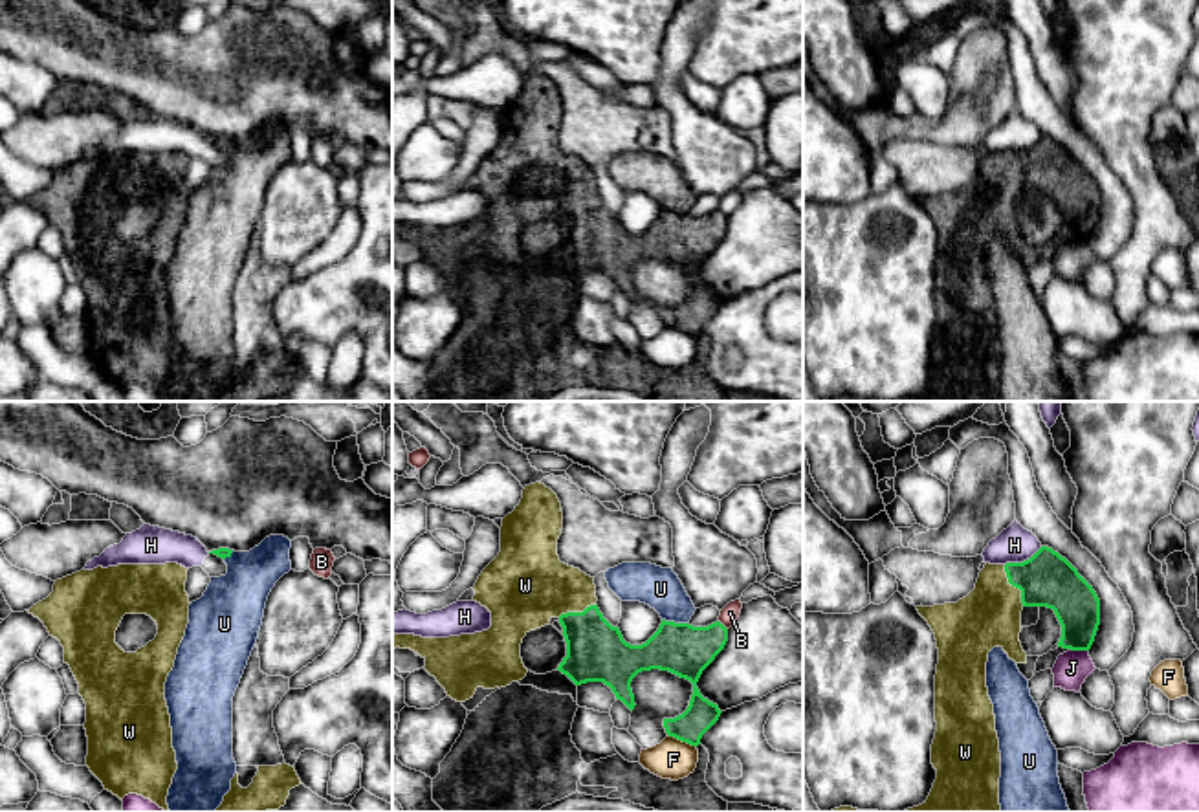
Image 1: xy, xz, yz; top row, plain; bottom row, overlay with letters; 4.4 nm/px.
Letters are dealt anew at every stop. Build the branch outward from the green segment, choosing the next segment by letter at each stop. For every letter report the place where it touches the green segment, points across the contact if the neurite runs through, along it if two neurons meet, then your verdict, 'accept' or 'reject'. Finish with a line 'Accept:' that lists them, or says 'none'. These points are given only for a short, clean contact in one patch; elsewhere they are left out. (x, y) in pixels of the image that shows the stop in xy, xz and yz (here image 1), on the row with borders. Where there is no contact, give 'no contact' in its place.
B: contact xz (723, 625); reject
F: contact xz (682, 741); reject
H: contact yz (1023, 561); border yz (1042, 547), (1029, 558), (1005, 565); reject
J: contact yz (1080, 649); border yz (1071, 649), (1088, 651); reject
U: contact xz (673, 622); border xz (662, 618), (688, 624); reject
W: contact yz (1014, 585); way yz (1047, 580), (1014, 585), (994, 605), (990, 616); accept
Accept: W

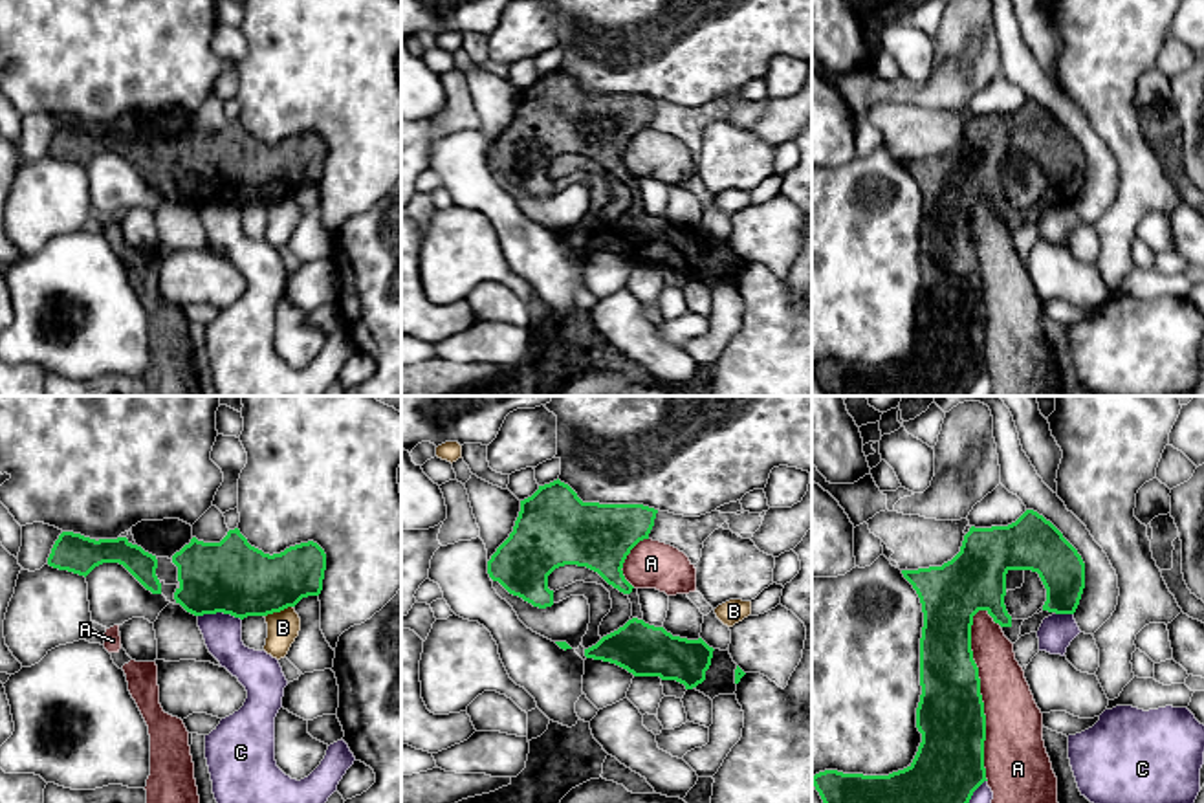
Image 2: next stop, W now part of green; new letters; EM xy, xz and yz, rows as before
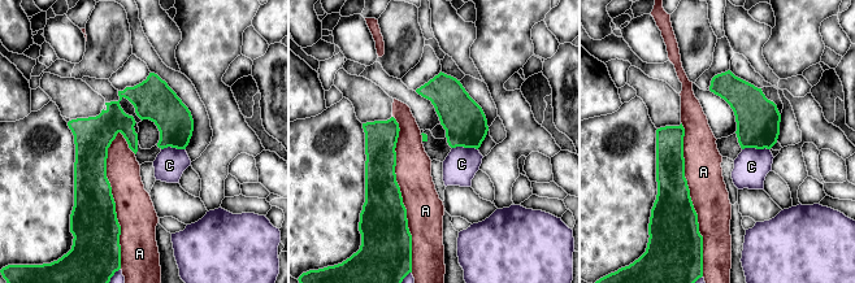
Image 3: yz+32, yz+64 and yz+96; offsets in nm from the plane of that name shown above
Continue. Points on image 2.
A: contact yz (981, 695); reject
B: contact xy (277, 611); border xy (292, 605), (264, 616); reject
C: contact xy (220, 611); reject
Accept: none

